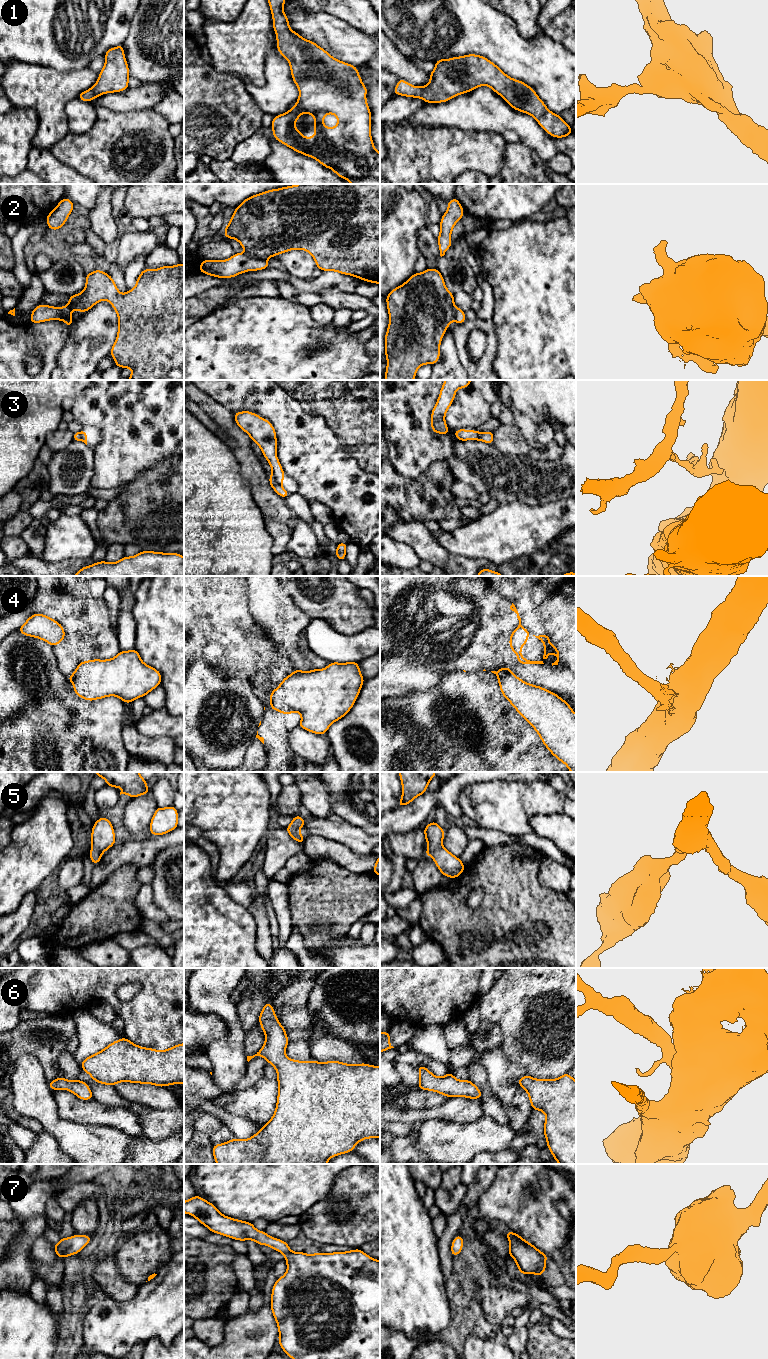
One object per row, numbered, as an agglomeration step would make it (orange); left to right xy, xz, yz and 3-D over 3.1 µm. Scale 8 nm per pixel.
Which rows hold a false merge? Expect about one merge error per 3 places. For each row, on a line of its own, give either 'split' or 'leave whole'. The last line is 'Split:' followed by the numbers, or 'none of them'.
1: leave whole
2: split
3: split
4: split
5: leave whole
6: leave whole
7: leave whole
Split: 2, 3, 4

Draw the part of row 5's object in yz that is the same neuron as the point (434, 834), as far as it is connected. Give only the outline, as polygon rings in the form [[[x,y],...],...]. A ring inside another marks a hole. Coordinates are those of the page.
[[[435,820],[427,824],[423,831],[425,841],[428,843],[428,849],[425,850],[425,855],[432,857],[442,875],[448,878],[459,877],[464,871],[465,865],[460,858],[454,856],[443,847],[442,843],[445,831]]]

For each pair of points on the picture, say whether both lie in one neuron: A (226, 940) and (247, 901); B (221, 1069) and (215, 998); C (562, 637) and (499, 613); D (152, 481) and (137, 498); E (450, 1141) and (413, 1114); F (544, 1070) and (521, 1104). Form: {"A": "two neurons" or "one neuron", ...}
{"A": "two neurons", "B": "one neuron", "C": "two neurons", "D": "one neuron", "E": "two neurons", "F": "two neurons"}

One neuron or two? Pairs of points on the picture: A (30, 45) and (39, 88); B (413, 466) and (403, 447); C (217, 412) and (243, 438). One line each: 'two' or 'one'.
A: two
B: one
C: one

